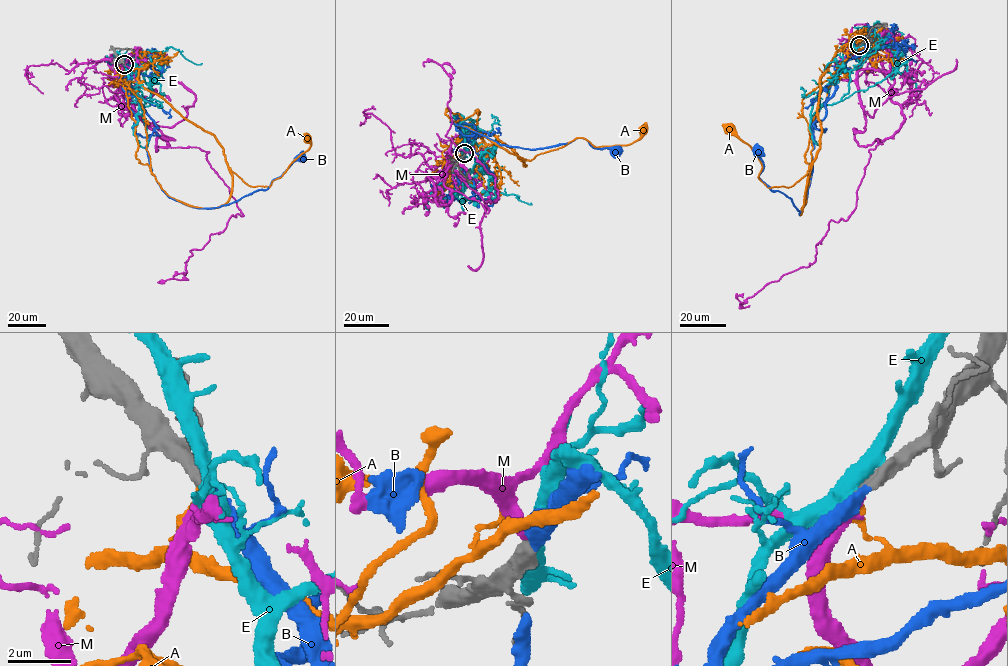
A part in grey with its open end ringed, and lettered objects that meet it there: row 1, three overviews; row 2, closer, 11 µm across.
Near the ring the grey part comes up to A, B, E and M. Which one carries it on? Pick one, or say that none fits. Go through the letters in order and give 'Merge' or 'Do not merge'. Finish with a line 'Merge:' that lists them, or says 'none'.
A: Do not merge
B: Merge
E: Do not merge
M: Do not merge
Merge: B

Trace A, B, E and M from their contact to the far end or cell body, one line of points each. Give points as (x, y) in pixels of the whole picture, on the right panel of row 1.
A: (859, 45), (850, 54), (839, 50), (820, 77), (819, 149), (792, 186), (760, 180), (757, 156), (730, 128)
B: (859, 45), (840, 67), (824, 118), (812, 126), (812, 168), (800, 214), (758, 177), (763, 165), (757, 151)
E: (860, 44), (817, 97), (819, 105), (832, 105), (882, 81), (896, 69), (896, 52), (893, 56)
M: (859, 45), (904, 118), (876, 140), (856, 208), (830, 220), (814, 262), (750, 305)

